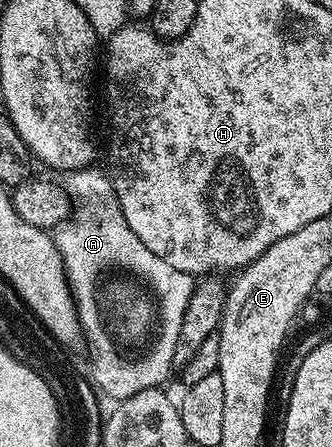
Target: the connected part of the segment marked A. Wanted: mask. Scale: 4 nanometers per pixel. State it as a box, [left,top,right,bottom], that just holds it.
[53,165,197,401]

